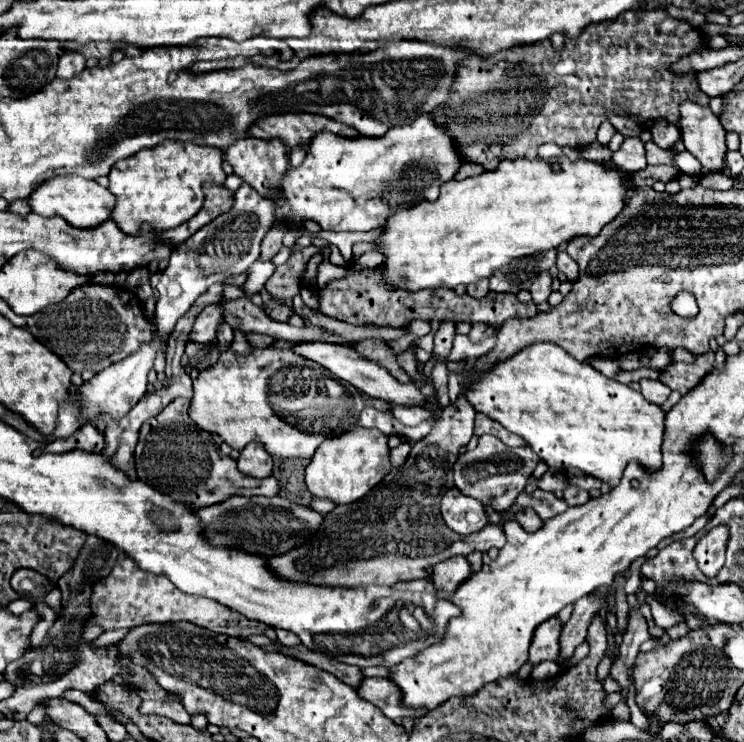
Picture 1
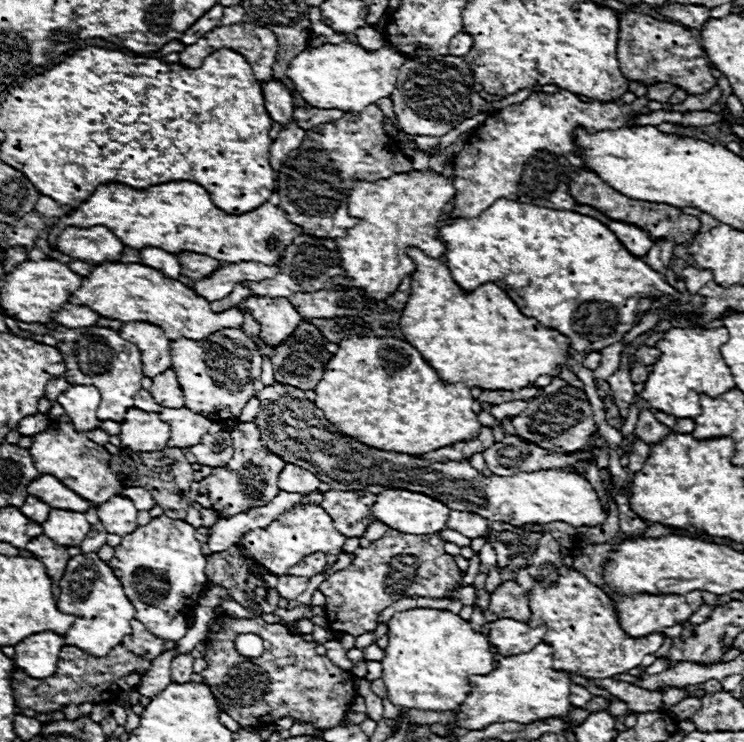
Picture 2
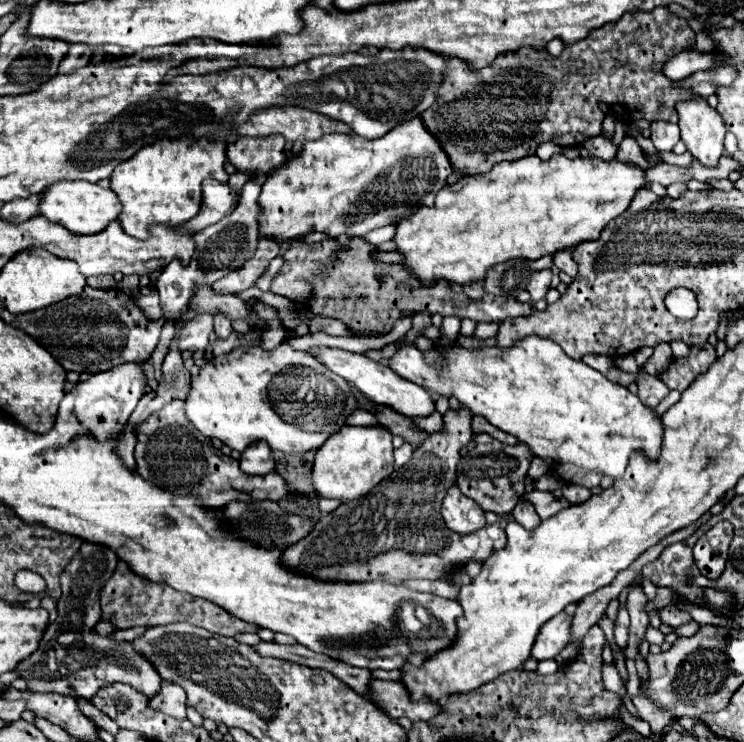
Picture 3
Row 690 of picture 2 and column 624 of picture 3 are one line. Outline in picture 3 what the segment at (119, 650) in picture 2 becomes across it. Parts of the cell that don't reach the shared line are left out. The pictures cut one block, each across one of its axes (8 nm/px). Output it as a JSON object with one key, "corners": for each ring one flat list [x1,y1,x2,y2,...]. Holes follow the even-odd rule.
{"corners":[[654,8,652,12,628,12,624,14,620,20,612,22,612,24,604,24,596,30,592,30,588,34,588,38,584,42,576,42,572,46,566,46,564,48,564,54,558,56,558,58,552,58,546,50,542,52,536,52,532,48,522,48,520,52,514,54,500,54,488,68,482,68,482,70,470,70,462,60,448,60,446,64,446,70,444,70,444,80,442,80,442,86,440,86,440,92,438,92,438,100,428,108,428,112,422,112,420,114,420,120,424,120,424,126,428,128,428,132,432,132,436,136,436,140,440,140,440,146,444,148,444,152,448,152,448,158,452,160,452,168,454,172,462,174,462,176,468,176,468,174,480,174,480,172,488,172,488,168,496,162,502,162,502,160,516,160,516,158,522,158,522,156,532,156,536,154,536,148,542,144,542,142,556,142,560,146,578,146,582,144,586,138,592,138,592,136,600,136,600,126,602,126,602,110,598,108,598,100,604,100,606,104,612,104,614,110,622,110,622,116,626,122,632,122,632,120,638,120,638,118,644,118,644,120,668,120,668,122,676,122,676,110,674,110,674,104,680,102,680,100,688,100,688,98,698,98,696,94,688,92,688,90,680,90,680,88,672,88,672,82,668,78,664,78,662,74,662,64,676,56,678,52,686,50,690,44,694,42,694,32,690,30,690,26,686,24,686,20,670,14,668,8],[572,50,586,50,586,56,592,56,592,62,584,62,580,58,576,58,576,54]]}

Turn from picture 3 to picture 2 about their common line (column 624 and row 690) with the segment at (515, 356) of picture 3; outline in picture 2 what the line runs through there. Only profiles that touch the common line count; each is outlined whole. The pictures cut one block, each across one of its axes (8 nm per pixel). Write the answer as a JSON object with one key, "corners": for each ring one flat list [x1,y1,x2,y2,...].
{"corners":[[412,608,396,612,388,622,388,646,382,660,382,680,394,706,414,710,454,710,470,690,470,676,494,670,488,636,472,630,470,622,450,610]]}

